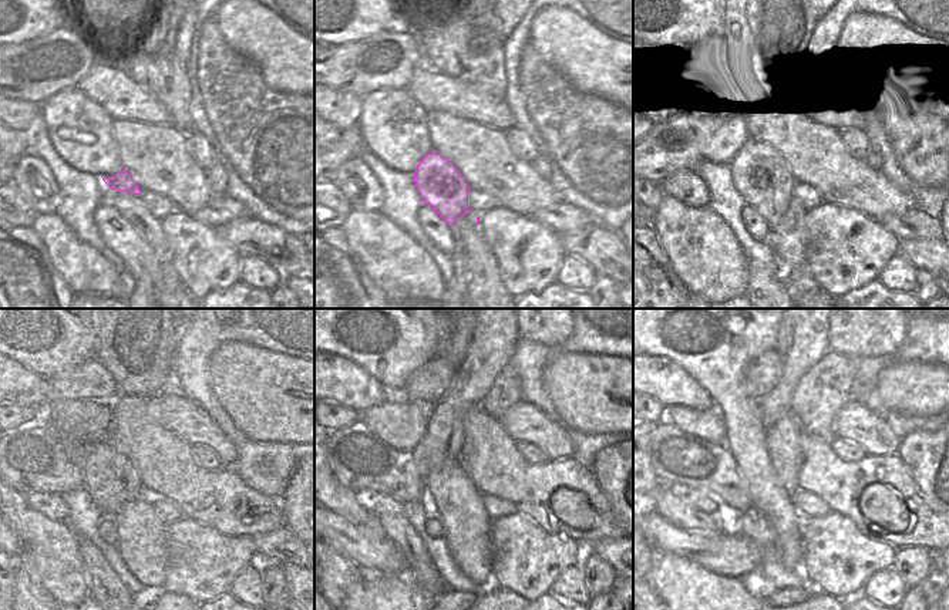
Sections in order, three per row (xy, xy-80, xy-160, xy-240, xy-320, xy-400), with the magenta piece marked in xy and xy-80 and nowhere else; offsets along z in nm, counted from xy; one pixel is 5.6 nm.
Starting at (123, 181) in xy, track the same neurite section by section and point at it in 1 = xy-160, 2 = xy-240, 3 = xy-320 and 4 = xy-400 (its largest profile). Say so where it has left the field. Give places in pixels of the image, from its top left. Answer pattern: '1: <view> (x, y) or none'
1: xy-160 (760, 175)
2: xy-240 (110, 478)
3: xy-320 (491, 347)
4: xy-400 (801, 340)

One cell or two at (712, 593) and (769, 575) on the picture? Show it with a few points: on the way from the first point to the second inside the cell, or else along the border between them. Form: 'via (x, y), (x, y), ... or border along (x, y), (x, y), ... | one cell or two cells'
border along (749, 579), (760, 583), (763, 590) | two cells

